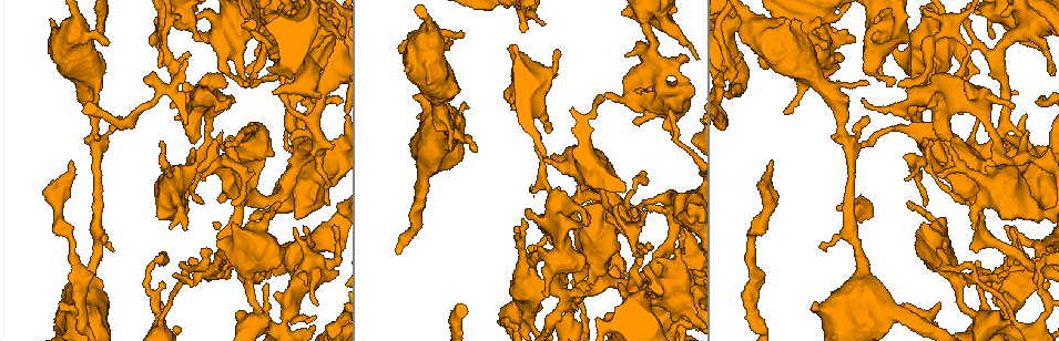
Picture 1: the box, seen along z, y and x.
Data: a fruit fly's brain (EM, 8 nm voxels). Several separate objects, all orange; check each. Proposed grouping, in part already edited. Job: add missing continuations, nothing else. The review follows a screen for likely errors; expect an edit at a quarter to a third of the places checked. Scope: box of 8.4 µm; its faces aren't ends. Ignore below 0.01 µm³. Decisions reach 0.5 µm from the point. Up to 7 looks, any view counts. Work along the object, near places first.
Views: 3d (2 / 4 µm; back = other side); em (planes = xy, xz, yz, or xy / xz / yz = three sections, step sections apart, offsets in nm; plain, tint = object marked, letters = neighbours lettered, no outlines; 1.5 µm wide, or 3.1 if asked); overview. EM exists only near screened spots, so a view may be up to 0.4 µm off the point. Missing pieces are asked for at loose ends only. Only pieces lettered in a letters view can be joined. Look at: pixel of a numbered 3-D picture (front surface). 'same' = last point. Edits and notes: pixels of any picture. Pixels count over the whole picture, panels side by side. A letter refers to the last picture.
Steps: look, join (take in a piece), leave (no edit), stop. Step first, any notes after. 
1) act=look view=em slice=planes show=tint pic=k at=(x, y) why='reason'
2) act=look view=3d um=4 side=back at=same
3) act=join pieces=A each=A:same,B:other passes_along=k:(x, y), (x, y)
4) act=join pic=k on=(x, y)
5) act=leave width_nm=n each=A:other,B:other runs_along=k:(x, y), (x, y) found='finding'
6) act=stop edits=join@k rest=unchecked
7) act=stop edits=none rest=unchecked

act=look view=3d um=4 pic=1 at=(639, 216) why='an open end'

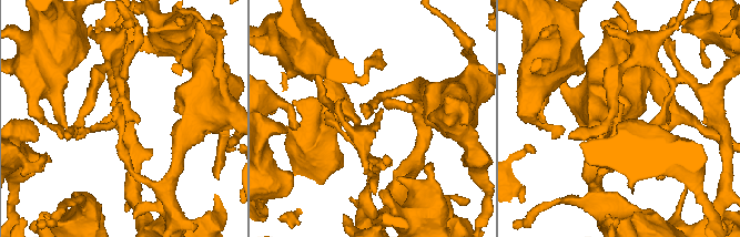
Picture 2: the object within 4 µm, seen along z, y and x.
act=look view=em slice=planes show=letters pic=2 at=(622, 105)

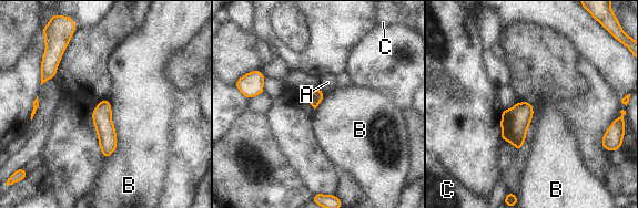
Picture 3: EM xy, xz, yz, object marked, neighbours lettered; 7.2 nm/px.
act=leave width_nm=100 each=A:other,B:other,C:other border=3:(108, 99), (117, 148), (103, 158) found='no lettered piece goes on from it'

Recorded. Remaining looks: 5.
act=look view=em slice=xy step=4 show=letters pic=1 at=(867, 84) why='thin end'

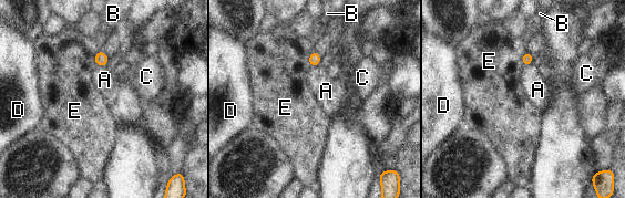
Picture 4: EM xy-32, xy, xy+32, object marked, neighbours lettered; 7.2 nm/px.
act=look view=em slice=planes show=letters at=same why='another direction'

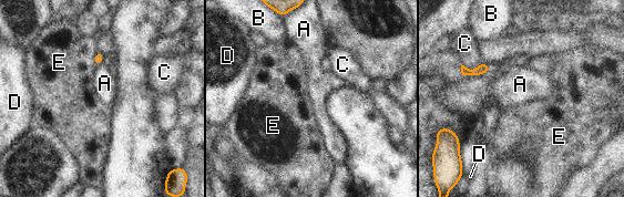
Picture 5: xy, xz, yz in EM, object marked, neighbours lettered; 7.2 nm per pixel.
act=leave width_nm=70 each=A:other,B:other,C:other,D:other,E:other border=5:(491, 68), (484, 73), (477, 75) found='none of them fits'

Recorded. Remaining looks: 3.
act=look view=3d um=2 pic=1 at=(107, 44) why='free end'

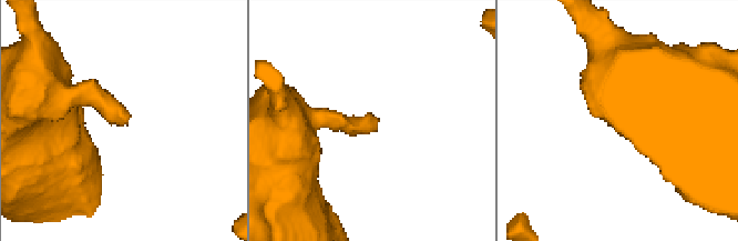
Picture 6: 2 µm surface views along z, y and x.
act=look view=em slice=planes show=letters pic=6 at=(130, 115)

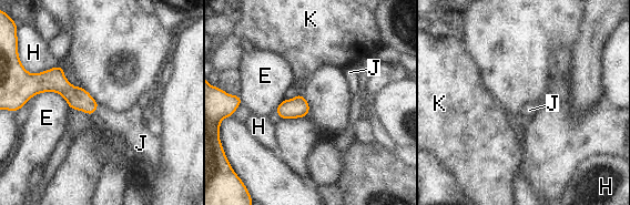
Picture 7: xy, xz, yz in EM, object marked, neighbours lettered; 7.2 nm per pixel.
act=join pieces=J width_nm=150 each=E:other,H:other,J:same,K:other passes_along=7:(79, 99), (97, 108), (126, 124) found='it goes on there'

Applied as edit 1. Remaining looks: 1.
act=stop edits=join@7 rest=unchecked

